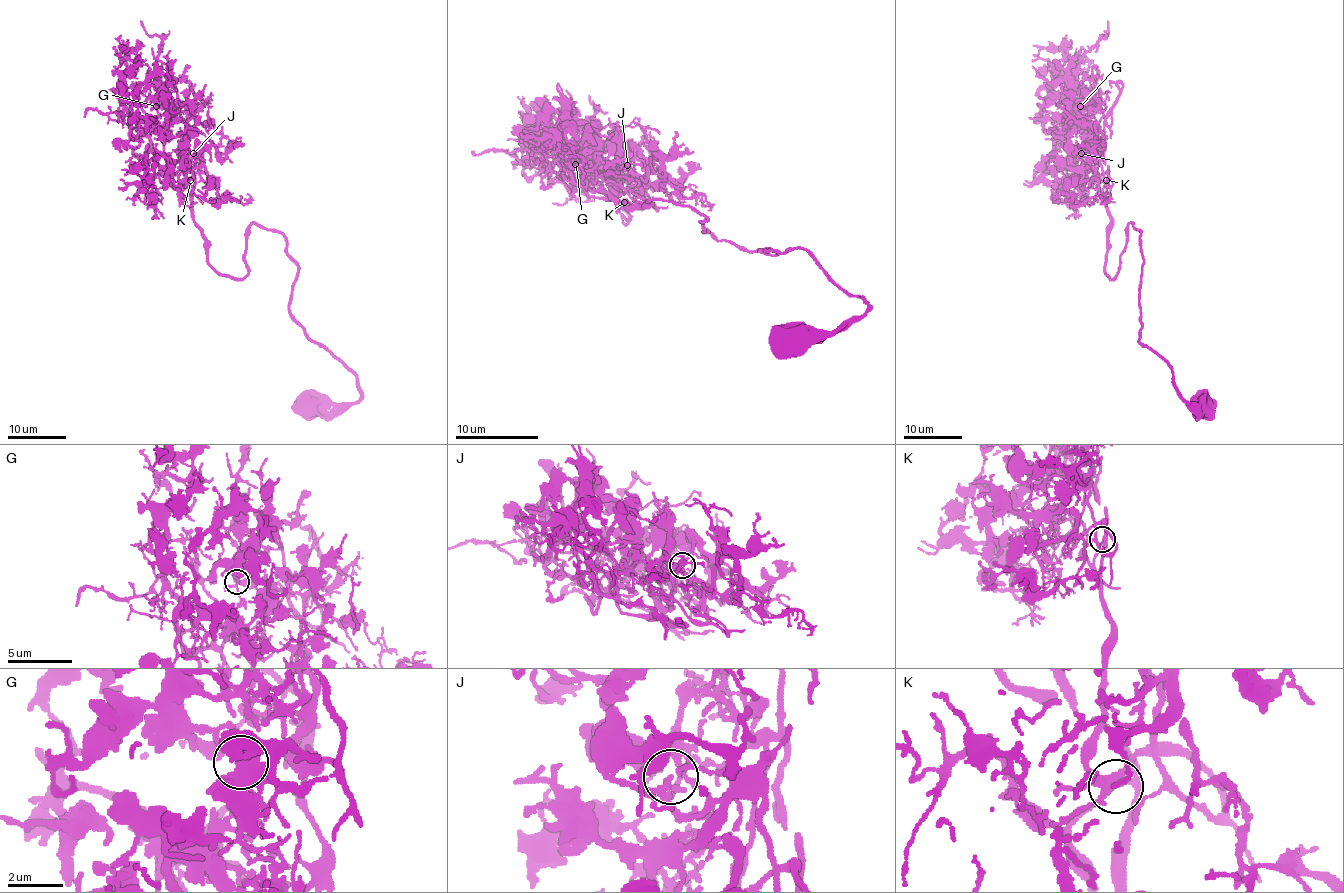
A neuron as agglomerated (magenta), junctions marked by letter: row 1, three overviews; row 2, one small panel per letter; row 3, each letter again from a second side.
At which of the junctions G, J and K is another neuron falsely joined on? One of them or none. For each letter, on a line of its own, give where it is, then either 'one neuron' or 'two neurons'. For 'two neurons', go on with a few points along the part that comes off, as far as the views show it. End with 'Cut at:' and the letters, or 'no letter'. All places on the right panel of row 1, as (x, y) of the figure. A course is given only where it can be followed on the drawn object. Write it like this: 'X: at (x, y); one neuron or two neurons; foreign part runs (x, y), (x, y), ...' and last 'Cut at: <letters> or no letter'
G: at (1080, 106); one neuron
J: at (1081, 153); one neuron
K: at (1106, 180); one neuron
Cut at: no letter

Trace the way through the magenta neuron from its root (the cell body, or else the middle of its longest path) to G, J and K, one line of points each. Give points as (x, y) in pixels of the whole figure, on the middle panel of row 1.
G: (789, 339), (868, 306), (802, 248), (741, 250), (617, 186), (594, 198), (576, 163)
J: (789, 339), (843, 331), (868, 306), (802, 248), (741, 250), (690, 207), (627, 207), (640, 190), (627, 165)
K: (789, 339), (843, 331), (868, 306), (802, 248), (741, 250), (706, 231), (706, 219), (690, 207), (623, 202)

